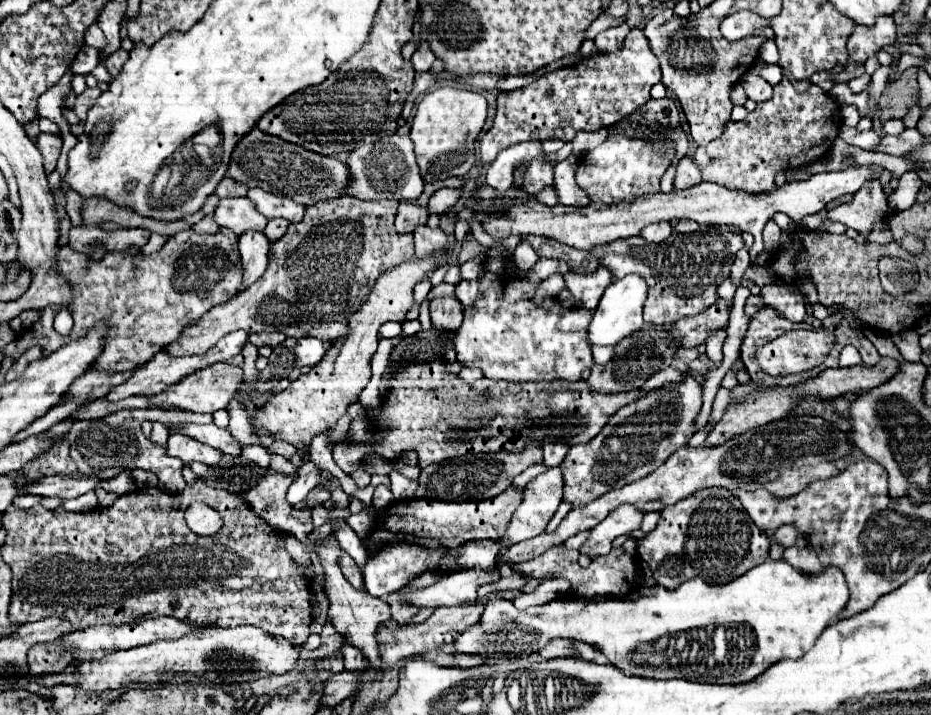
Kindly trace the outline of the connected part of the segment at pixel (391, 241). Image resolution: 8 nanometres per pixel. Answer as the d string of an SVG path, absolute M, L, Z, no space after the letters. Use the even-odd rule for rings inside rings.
M341 197L341 199L337 199L337 201L321 201L321 203L317 203L317 205L307 207L307 209L305 209L305 215L311 217L311 219L317 217L317 219L323 221L323 223L319 223L319 221L313 221L313 223L311 223L311 219L303 219L303 221L299 221L299 223L291 223L289 229L287 229L287 233L285 233L281 239L277 239L277 241L271 243L271 249L269 249L269 265L267 265L267 271L263 273L263 277L257 279L251 287L239 291L231 301L221 303L221 305L215 305L207 315L203 315L203 317L199 319L199 323L189 325L189 327L181 333L179 341L173 341L171 345L167 345L165 351L167 351L167 353L173 353L175 357L193 355L193 353L205 353L205 351L207 351L211 345L215 345L215 341L219 341L223 335L233 333L233 331L239 331L239 329L243 329L243 331L247 331L247 333L281 331L281 333L285 333L287 337L325 337L323 341L331 341L331 343L333 343L335 339L343 337L343 333L347 333L347 317L351 317L351 313L365 301L365 297L367 297L367 293L369 293L369 289L371 289L371 281L373 281L383 269L389 269L391 265L397 265L399 261L407 261L407 259L411 259L413 253L415 253L415 251L413 251L413 233L397 233L395 227L393 227L395 213L397 213L397 205L399 205L399 203L397 203L395 199L361 201L361 199L355 199L355 197ZM363 219L367 219L367 221L369 221L369 219L375 219L375 223L369 225L369 223L363 223Z

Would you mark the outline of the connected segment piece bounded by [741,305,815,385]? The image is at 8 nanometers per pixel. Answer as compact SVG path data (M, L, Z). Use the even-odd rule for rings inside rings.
M761 307L749 321L749 329L745 333L745 339L741 343L741 359L745 363L745 369L749 371L751 379L759 385L791 385L791 383L799 383L807 377L815 375L815 369L805 371L805 373L797 373L797 375L781 375L781 377L769 377L765 375L757 361L755 361L755 345L765 345L773 339L777 339L779 335L785 333L785 329L807 329L805 323L791 323L789 319L785 319L783 315L779 315L779 311L775 307Z

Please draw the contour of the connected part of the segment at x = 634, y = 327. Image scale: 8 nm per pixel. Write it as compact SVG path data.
M627 275L609 285L593 313L593 321L589 323L589 343L591 345L615 345L623 337L639 331L643 325L643 303L647 299L647 281L641 275Z

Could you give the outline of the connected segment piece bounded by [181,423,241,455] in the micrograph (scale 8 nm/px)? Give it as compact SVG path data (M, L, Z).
M183 423L181 433L185 433L187 437L193 437L205 445L211 445L211 447L227 453L227 455L239 455L241 453L241 445L233 439L233 435L227 429L217 427L215 423L209 423L209 425Z

